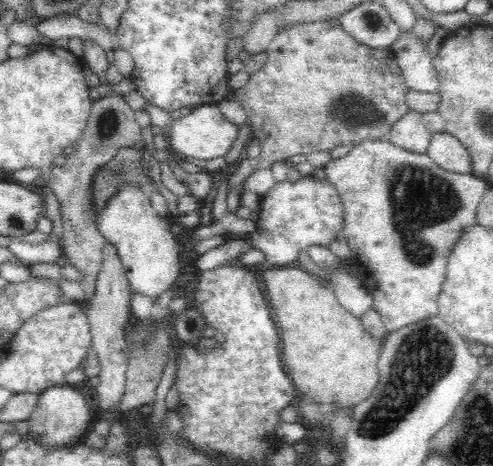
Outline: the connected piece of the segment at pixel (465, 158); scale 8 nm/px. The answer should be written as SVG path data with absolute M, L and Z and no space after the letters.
M448 132L434 133L426 154L444 170L466 174L472 172L468 149Z

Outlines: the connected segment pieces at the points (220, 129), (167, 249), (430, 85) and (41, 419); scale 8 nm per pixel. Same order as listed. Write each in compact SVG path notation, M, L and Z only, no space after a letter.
M216 103L197 105L190 114L182 116L182 118L174 120L170 124L168 150L177 157L192 156L206 161L217 156L225 157L239 136L239 128L222 115Z
M125 185L100 211L96 225L106 242L116 245L124 274L133 293L143 294L153 301L171 288L180 274L180 252L184 244L172 233L169 216L160 217L151 206L149 194L134 185Z
M411 30L400 32L390 46L391 58L402 69L408 89L422 93L438 93L440 79L429 56L426 42L420 42Z
M67 383L54 385L44 389L39 393L36 410L27 418L29 421L28 435L36 442L58 448L58 446L74 446L83 442L86 432L90 428L92 415L88 409L88 404L84 396Z

